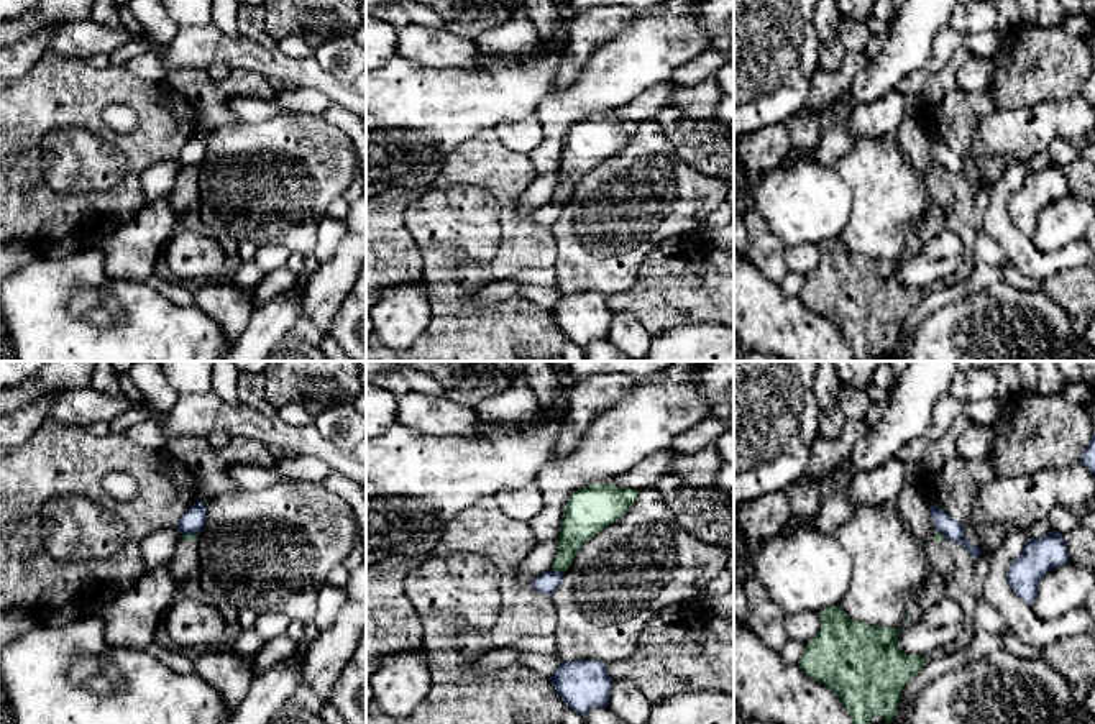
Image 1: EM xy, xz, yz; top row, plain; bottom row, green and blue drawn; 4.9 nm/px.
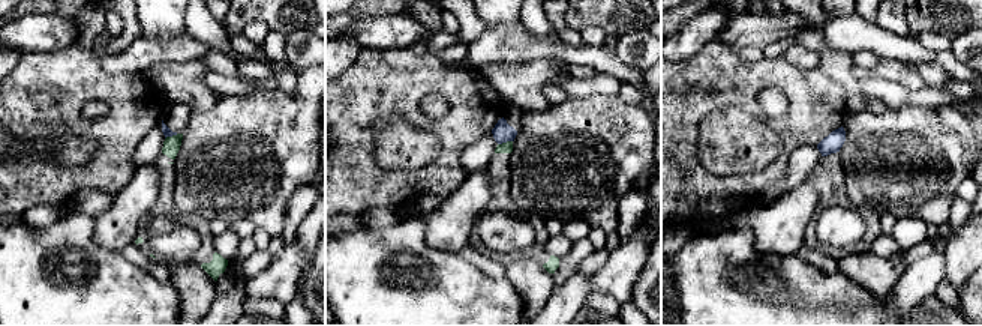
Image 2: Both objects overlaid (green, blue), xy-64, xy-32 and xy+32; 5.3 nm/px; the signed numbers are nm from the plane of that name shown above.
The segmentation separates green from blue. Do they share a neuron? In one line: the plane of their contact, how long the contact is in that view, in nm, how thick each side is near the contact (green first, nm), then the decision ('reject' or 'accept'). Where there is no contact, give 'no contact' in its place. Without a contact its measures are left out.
xz | 70 nm | 170/100 nm | reject

